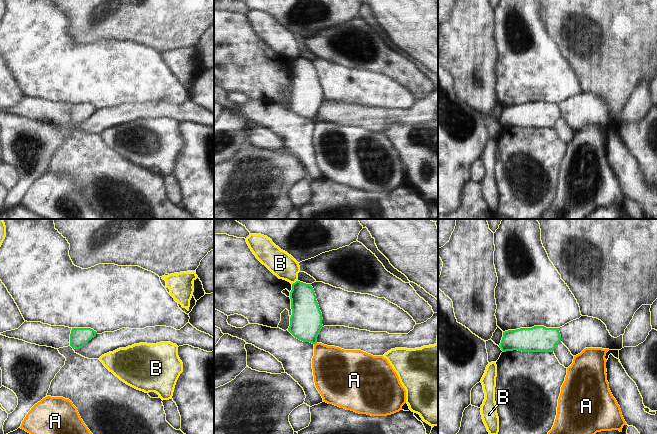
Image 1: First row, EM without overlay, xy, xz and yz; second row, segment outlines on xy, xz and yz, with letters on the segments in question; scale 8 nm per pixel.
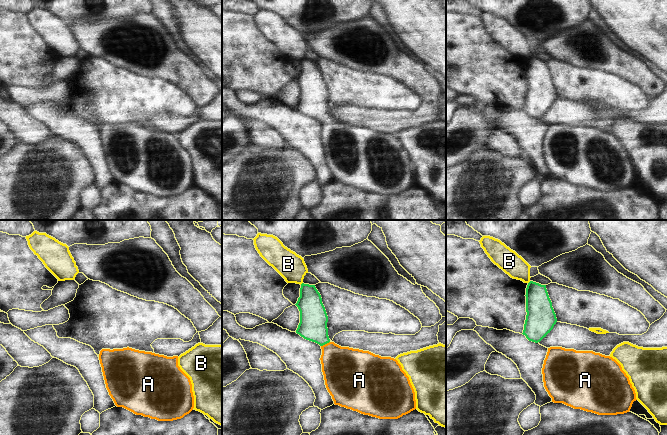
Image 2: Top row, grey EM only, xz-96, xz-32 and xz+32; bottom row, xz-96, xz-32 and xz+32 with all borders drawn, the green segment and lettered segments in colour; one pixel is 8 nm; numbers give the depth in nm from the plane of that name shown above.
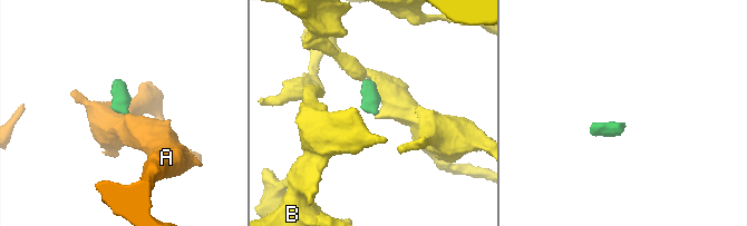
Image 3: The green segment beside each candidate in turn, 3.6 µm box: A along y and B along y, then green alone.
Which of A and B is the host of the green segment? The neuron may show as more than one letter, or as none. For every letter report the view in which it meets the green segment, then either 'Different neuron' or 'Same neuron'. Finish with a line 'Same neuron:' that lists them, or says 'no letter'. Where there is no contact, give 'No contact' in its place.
A: Touches green in xz. Same neuron
B: Touches green in xz. Different neuron
Same neuron: A.

